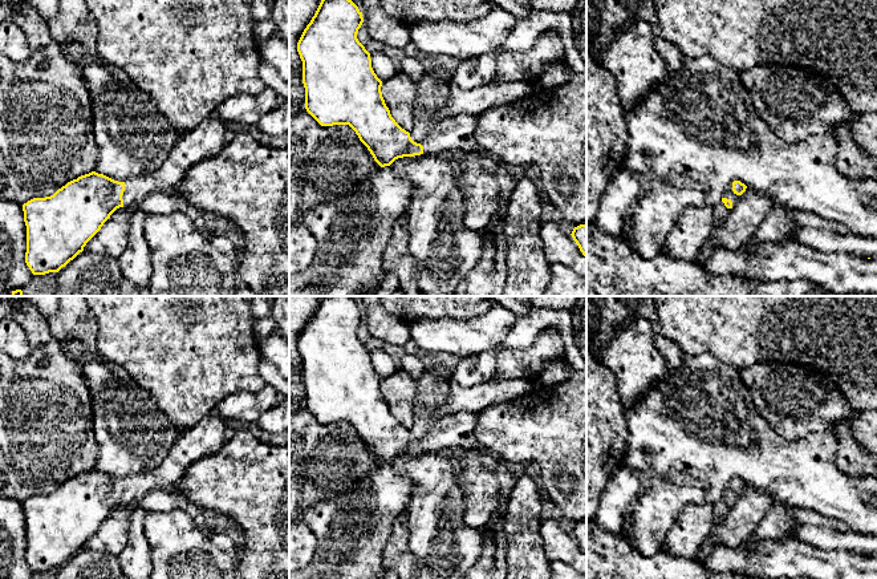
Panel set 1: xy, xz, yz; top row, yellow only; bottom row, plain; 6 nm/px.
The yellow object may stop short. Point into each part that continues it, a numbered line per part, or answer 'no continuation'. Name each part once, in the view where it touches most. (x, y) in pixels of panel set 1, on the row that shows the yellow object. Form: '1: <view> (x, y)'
1: xy (207, 140)

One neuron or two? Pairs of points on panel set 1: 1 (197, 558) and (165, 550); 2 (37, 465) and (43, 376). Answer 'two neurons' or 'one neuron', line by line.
1: one neuron
2: one neuron

